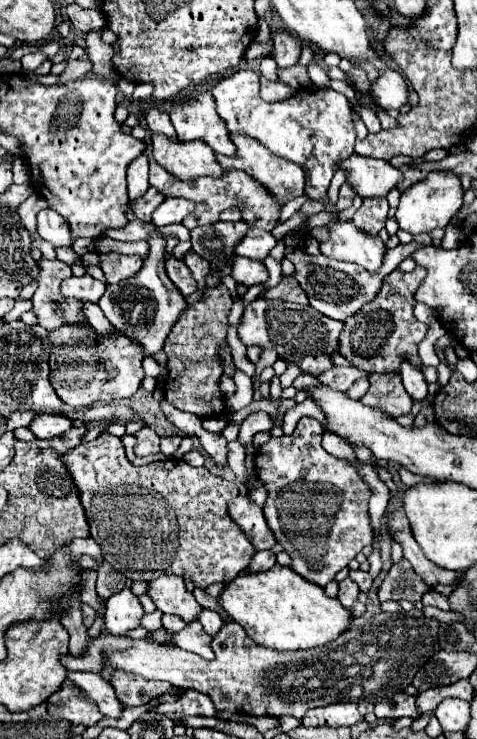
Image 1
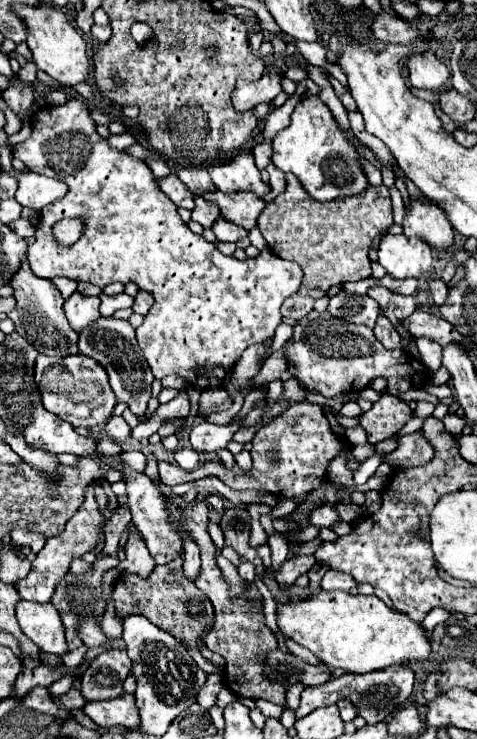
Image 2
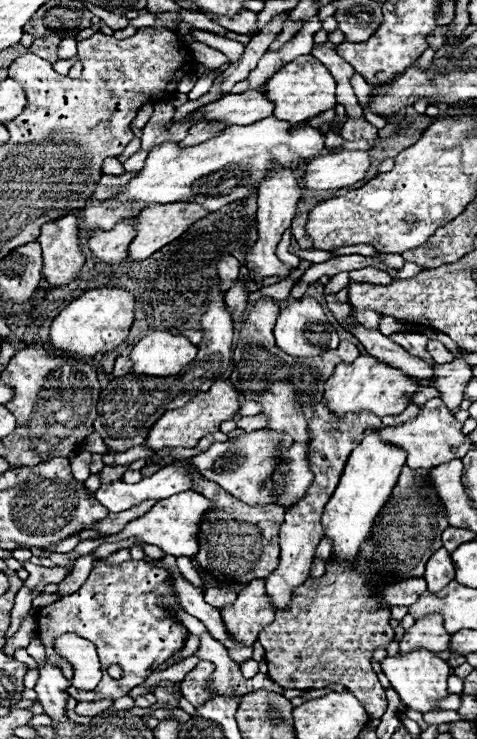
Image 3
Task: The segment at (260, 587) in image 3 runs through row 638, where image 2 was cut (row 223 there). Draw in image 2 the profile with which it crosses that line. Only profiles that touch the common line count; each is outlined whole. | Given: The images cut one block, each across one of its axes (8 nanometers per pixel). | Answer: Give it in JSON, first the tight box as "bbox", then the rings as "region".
{"bbox":[204,190,264,230],"region":[[[214,190],[206,192],[204,198],[220,208],[224,220],[234,222],[246,230],[252,230],[256,226],[256,220],[264,210],[264,200],[260,196],[252,196],[252,192],[234,192],[228,196],[220,190]]]}

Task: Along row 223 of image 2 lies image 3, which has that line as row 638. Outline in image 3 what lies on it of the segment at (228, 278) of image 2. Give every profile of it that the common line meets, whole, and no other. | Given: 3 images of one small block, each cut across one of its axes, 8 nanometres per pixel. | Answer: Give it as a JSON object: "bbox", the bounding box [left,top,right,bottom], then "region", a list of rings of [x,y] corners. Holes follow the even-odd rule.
{"bbox":[38,560,186,702],"region":[[[128,560],[124,564],[104,564],[94,562],[94,568],[88,580],[80,586],[78,592],[62,596],[60,600],[38,610],[38,638],[46,648],[46,656],[56,662],[62,674],[72,680],[72,664],[58,656],[54,650],[54,640],[62,634],[78,634],[80,638],[90,640],[100,656],[102,680],[94,690],[68,688],[68,694],[78,702],[98,702],[102,698],[122,698],[134,686],[142,684],[154,668],[158,668],[166,658],[182,648],[186,628],[174,624],[170,616],[180,608],[176,596],[172,596],[172,582],[162,568],[156,568],[148,560]],[[118,664],[122,668],[122,678],[108,676],[108,666]]]}

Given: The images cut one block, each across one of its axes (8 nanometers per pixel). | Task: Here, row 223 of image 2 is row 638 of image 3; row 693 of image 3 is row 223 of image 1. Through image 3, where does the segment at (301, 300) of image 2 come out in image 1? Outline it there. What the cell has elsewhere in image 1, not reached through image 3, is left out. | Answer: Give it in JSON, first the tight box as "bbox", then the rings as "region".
{"bbox":[354,198,388,236],"region":[[[368,198],[354,214],[354,226],[362,232],[368,232],[370,236],[378,236],[378,232],[386,224],[388,214],[388,202],[386,198]]]}

